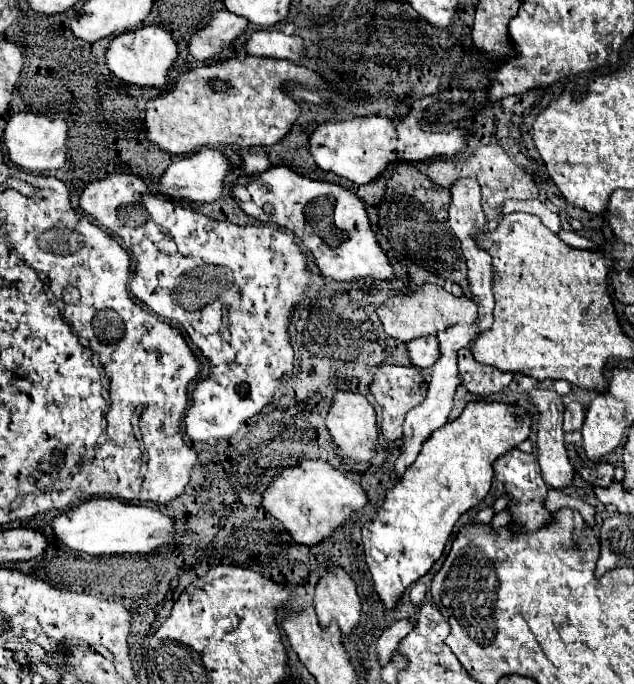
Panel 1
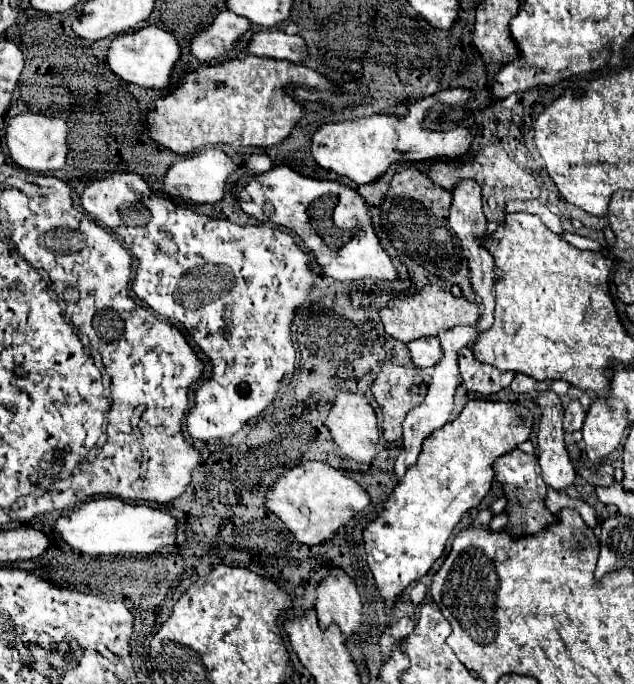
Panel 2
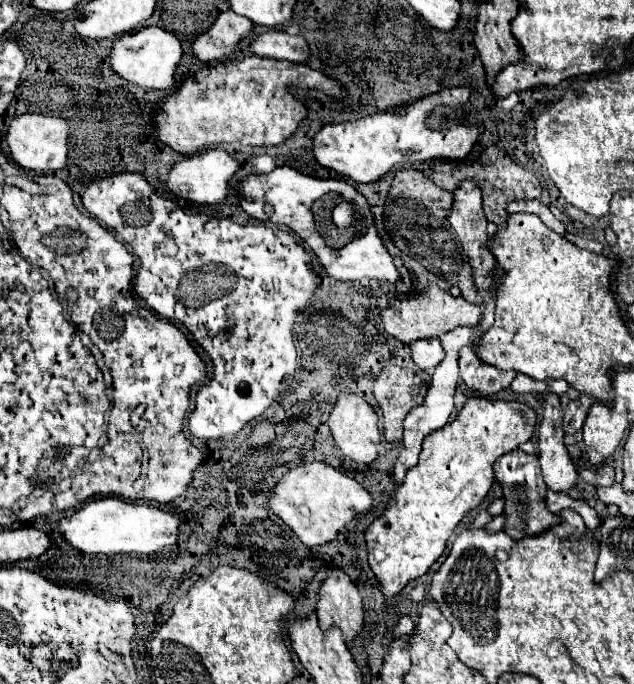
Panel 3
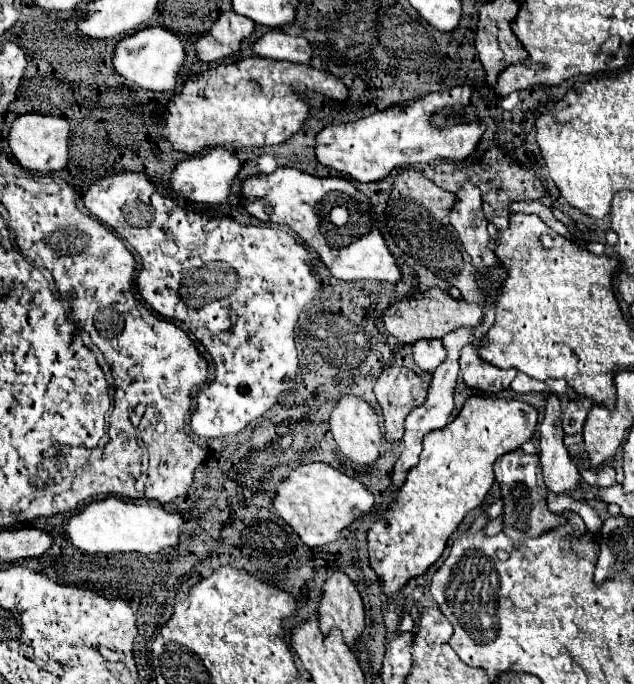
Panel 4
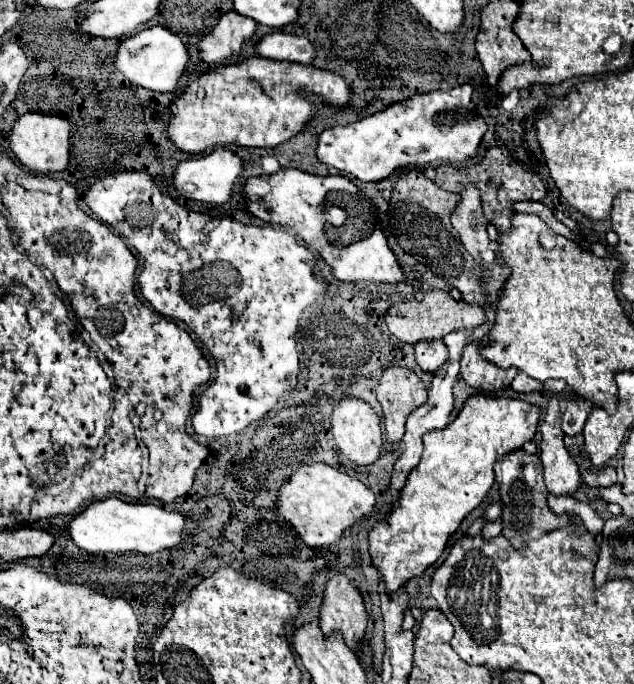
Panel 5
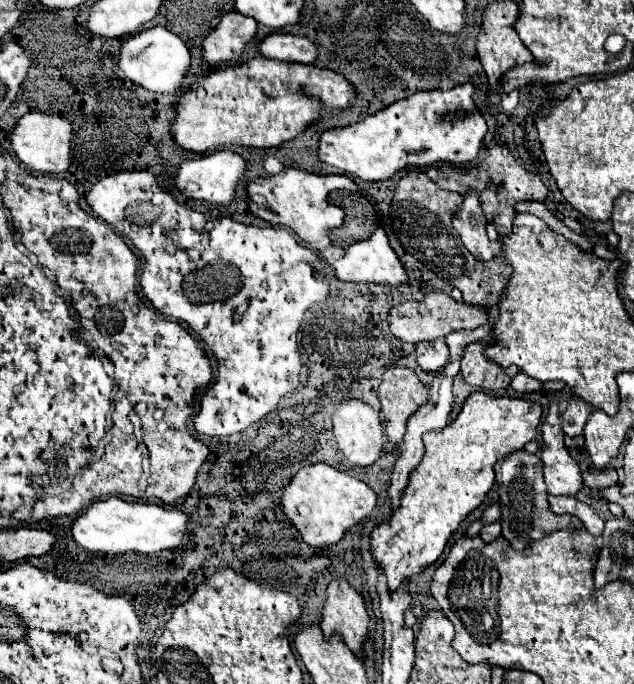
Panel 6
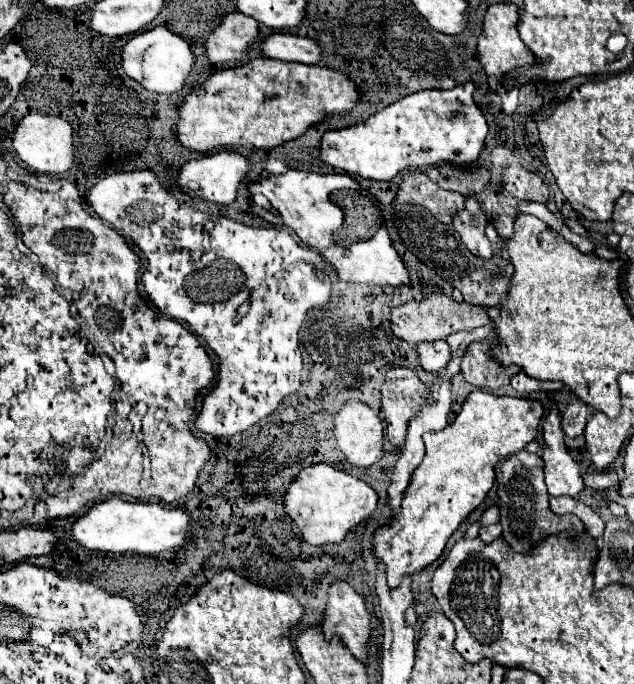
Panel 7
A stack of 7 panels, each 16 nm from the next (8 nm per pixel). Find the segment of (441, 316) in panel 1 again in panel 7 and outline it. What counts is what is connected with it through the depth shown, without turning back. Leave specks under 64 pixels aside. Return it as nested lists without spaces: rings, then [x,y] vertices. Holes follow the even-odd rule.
[[[434,292],[428,294],[422,302],[406,302],[390,312],[390,330],[396,338],[410,342],[410,344],[420,344],[420,342],[432,342],[450,336],[452,332],[460,330],[474,330],[478,326],[490,324],[488,320],[488,310],[484,306],[472,306],[466,302],[456,302],[454,298]]]

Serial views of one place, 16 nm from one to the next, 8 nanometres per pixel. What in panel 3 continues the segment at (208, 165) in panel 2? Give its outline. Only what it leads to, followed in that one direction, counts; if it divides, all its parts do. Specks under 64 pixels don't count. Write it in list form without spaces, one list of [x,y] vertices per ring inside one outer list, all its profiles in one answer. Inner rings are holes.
[[[206,148],[196,156],[176,162],[168,172],[164,190],[198,204],[218,204],[218,202],[224,202],[228,194],[230,178],[232,174],[236,174],[236,170],[238,170],[238,162],[228,152],[224,152],[222,148]]]

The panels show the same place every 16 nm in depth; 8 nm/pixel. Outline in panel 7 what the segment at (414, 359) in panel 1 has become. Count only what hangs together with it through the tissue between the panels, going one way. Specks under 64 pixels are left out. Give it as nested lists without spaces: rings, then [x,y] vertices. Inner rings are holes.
[[[444,340],[418,344],[416,352],[418,352],[418,364],[432,374],[438,374],[450,360],[450,348]]]

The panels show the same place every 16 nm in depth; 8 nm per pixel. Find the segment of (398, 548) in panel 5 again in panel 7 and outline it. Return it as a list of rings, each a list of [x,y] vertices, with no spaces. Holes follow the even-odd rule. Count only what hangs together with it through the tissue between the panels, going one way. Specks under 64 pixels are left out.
[[[484,390],[472,392],[462,412],[456,416],[452,424],[448,424],[440,432],[428,432],[424,434],[424,446],[426,454],[420,466],[412,472],[410,484],[404,492],[400,510],[392,516],[392,520],[372,534],[372,552],[378,562],[386,566],[384,574],[388,578],[390,588],[396,588],[404,576],[412,576],[420,570],[424,570],[428,564],[432,564],[444,550],[448,538],[456,532],[456,528],[462,524],[462,520],[482,504],[488,490],[494,484],[494,466],[498,460],[520,452],[528,442],[532,442],[538,434],[538,424],[544,410],[540,402],[514,398],[514,396],[496,396]]]

